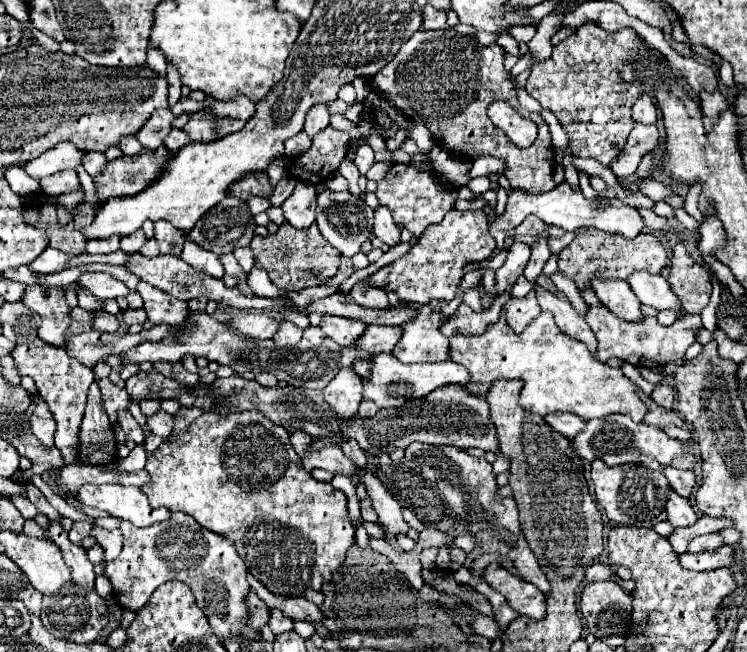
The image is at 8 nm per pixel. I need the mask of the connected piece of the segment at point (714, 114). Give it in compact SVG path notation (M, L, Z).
M702 90L700 92L700 102L702 102L702 108L704 108L704 124L706 124L706 128L712 128L714 120L718 120L718 116L720 116L720 112L728 110L728 102L718 90L716 92Z

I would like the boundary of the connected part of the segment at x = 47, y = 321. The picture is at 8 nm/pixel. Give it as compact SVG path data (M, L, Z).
M28 286L26 300L22 300L32 312L42 316L44 328L38 332L38 338L50 346L66 348L66 332L72 324L70 306L66 302L62 288L46 286Z

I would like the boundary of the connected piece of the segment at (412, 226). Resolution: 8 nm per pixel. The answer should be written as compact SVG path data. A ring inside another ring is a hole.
M392 164L386 178L378 182L374 194L380 206L386 206L392 212L394 222L402 228L408 228L418 238L430 224L442 222L444 214L454 210L454 202L458 198L457 187L454 186L452 190L445 188L432 171L420 170L414 164Z

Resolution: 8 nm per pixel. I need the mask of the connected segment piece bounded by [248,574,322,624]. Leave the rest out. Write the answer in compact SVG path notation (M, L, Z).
M248 574L248 584L252 590L256 590L258 598L266 602L268 608L278 608L280 612L284 610L284 616L290 620L306 620L306 622L318 622L322 624L322 612L316 604L308 602L302 596L278 596L272 594L266 586L262 586L252 574Z

